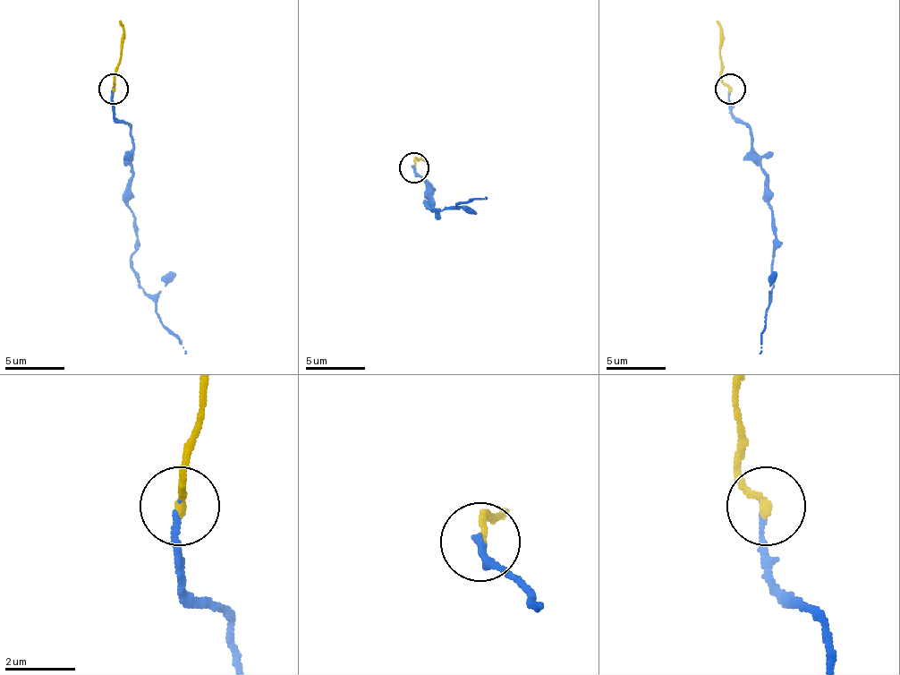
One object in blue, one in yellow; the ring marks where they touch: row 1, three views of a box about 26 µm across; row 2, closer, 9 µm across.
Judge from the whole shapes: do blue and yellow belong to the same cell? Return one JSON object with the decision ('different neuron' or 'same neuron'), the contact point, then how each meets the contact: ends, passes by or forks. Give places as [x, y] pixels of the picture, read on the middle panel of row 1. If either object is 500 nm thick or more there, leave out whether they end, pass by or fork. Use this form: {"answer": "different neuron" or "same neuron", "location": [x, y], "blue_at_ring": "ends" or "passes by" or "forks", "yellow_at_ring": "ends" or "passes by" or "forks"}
{"answer": "different neuron", "location": [413, 167], "blue_at_ring": "ends", "yellow_at_ring": "ends"}

